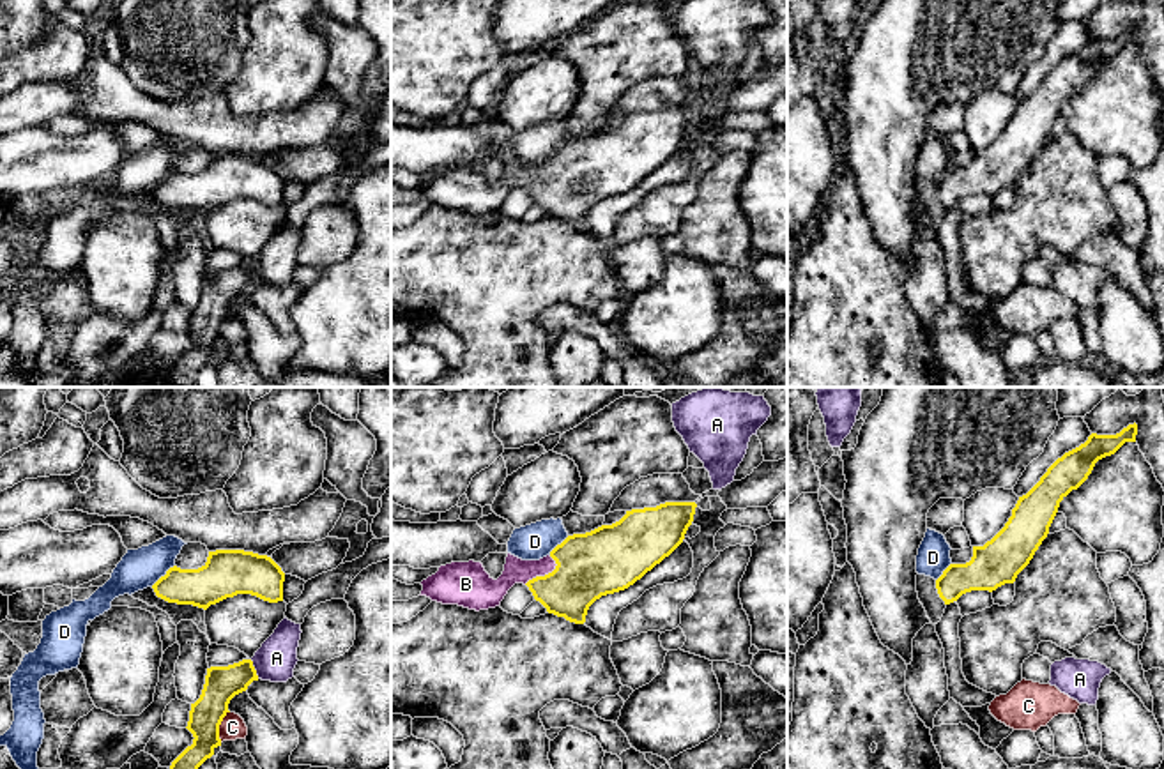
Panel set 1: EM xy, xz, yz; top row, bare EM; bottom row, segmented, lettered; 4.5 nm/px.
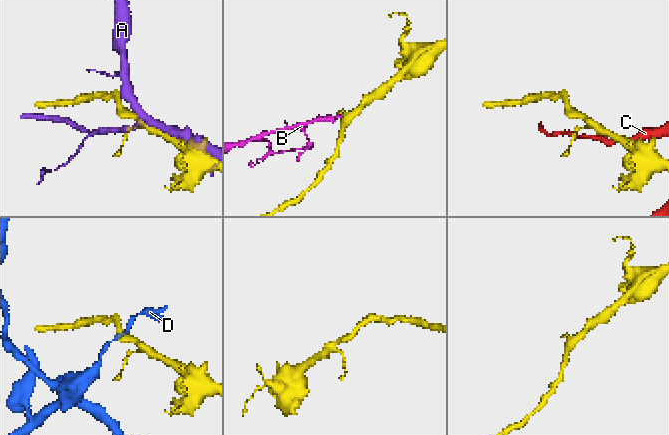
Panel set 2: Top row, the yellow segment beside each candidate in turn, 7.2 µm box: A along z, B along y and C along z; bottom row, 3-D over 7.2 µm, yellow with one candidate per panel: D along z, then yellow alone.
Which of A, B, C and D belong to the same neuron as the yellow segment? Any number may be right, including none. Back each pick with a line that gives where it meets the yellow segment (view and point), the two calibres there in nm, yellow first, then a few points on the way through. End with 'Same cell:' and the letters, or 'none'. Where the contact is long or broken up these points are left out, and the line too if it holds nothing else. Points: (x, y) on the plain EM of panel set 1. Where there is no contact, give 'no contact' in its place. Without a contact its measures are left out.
B: xz (542, 181) | 300/120 nm | across xz (593, 168), (572, 181), (542, 181), (510, 181), (490, 197)
Same cell: B

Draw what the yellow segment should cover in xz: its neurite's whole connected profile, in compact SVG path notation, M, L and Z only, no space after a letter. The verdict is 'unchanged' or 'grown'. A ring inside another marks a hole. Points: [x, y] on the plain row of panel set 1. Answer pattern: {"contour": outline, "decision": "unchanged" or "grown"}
{"contour": "M665 106L626 115L612 129L568 140L540 164L508 157L497 184L481 166L451 166L421 186L419 200L479 216L499 210L515 187L524 187L548 217L584 228L596 203L628 193L683 147L695 111Z", "decision": "grown"}

